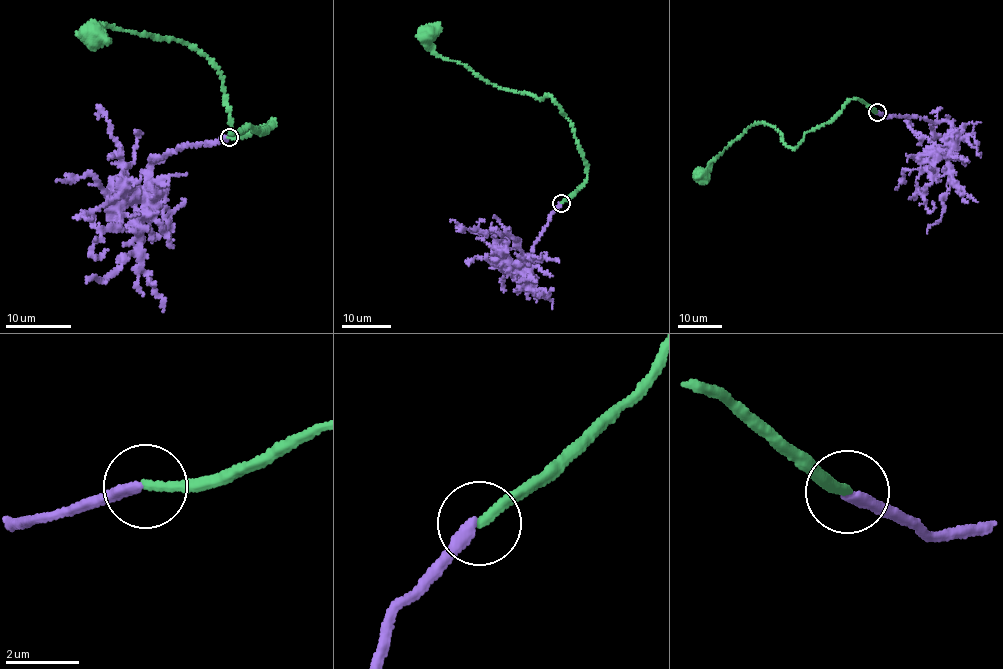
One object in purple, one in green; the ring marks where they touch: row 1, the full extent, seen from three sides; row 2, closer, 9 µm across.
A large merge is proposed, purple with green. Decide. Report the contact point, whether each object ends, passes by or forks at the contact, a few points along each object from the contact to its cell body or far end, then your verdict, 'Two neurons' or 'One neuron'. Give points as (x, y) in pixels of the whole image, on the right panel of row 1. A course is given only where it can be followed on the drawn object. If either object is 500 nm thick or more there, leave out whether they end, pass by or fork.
Place: (877, 112). At the ring purple ends. At the ring green ends. Course of purple: (877, 112), (886, 117), (913, 116), (949, 123), (951, 183), (941, 198), (942, 216), (926, 233). Course of green: (877, 112), (851, 99), (796, 147), (785, 144), (775, 128), (753, 125), (701, 175). One neuron

